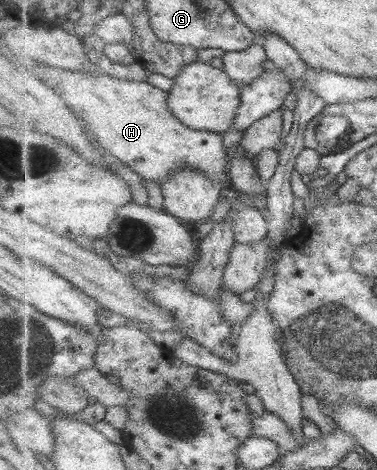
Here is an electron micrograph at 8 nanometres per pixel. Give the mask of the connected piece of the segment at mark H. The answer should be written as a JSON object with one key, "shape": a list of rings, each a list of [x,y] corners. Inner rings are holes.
{"shape":[[[36,66],[36,76],[42,76],[56,88],[66,104],[88,122],[104,149],[144,179],[160,185],[170,171],[194,167],[205,172],[216,184],[231,186],[230,181],[226,181],[230,164],[222,135],[184,125],[169,107],[169,91],[146,81],[116,78],[104,72]]]}

